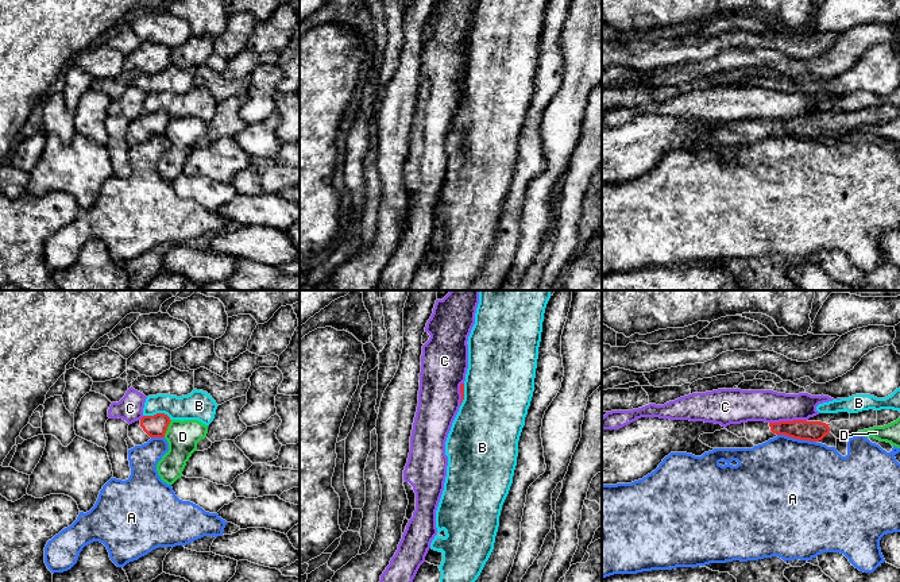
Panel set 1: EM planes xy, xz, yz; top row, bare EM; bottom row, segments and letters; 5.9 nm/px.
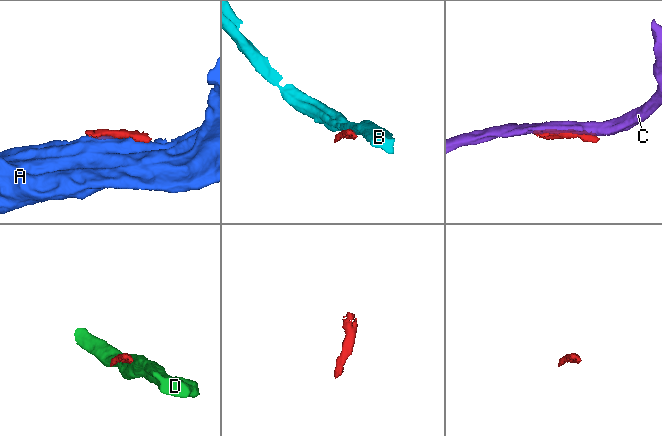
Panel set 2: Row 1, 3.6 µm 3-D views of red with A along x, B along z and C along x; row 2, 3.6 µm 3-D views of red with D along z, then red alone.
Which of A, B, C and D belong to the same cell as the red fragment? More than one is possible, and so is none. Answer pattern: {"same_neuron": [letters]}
{"same_neuron": []}

